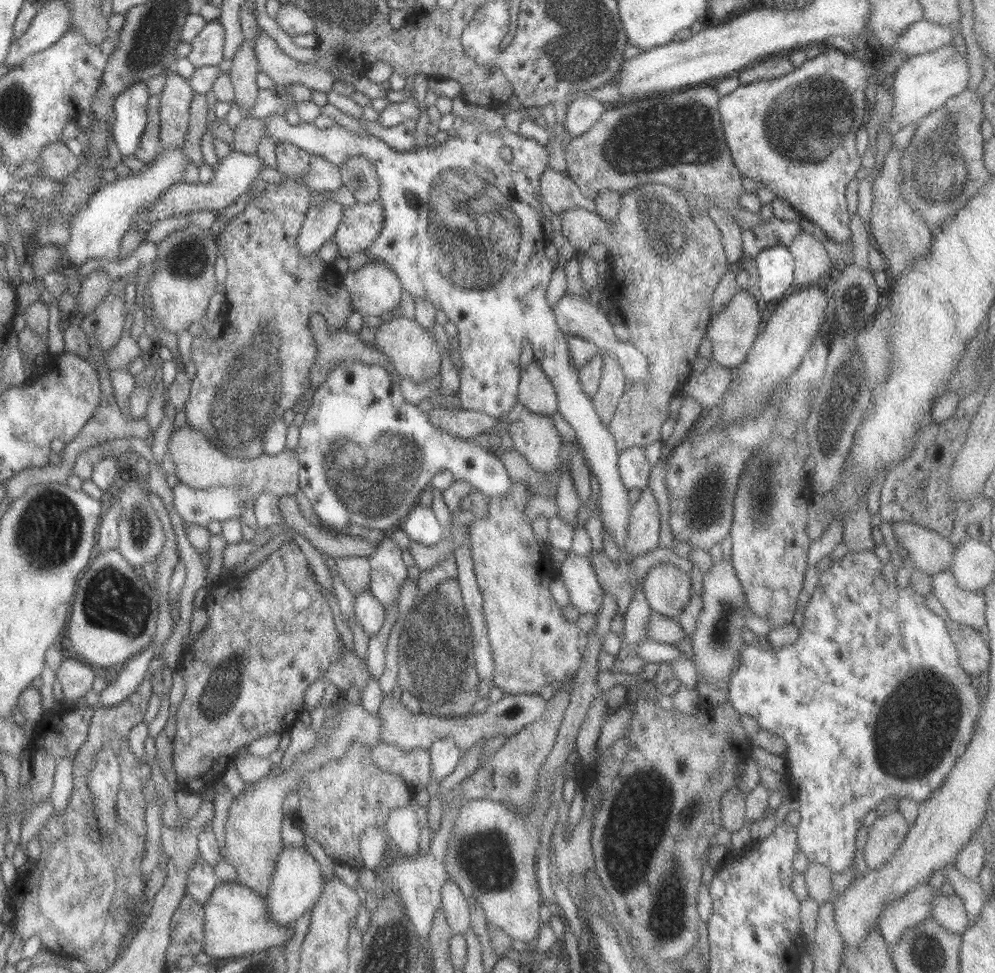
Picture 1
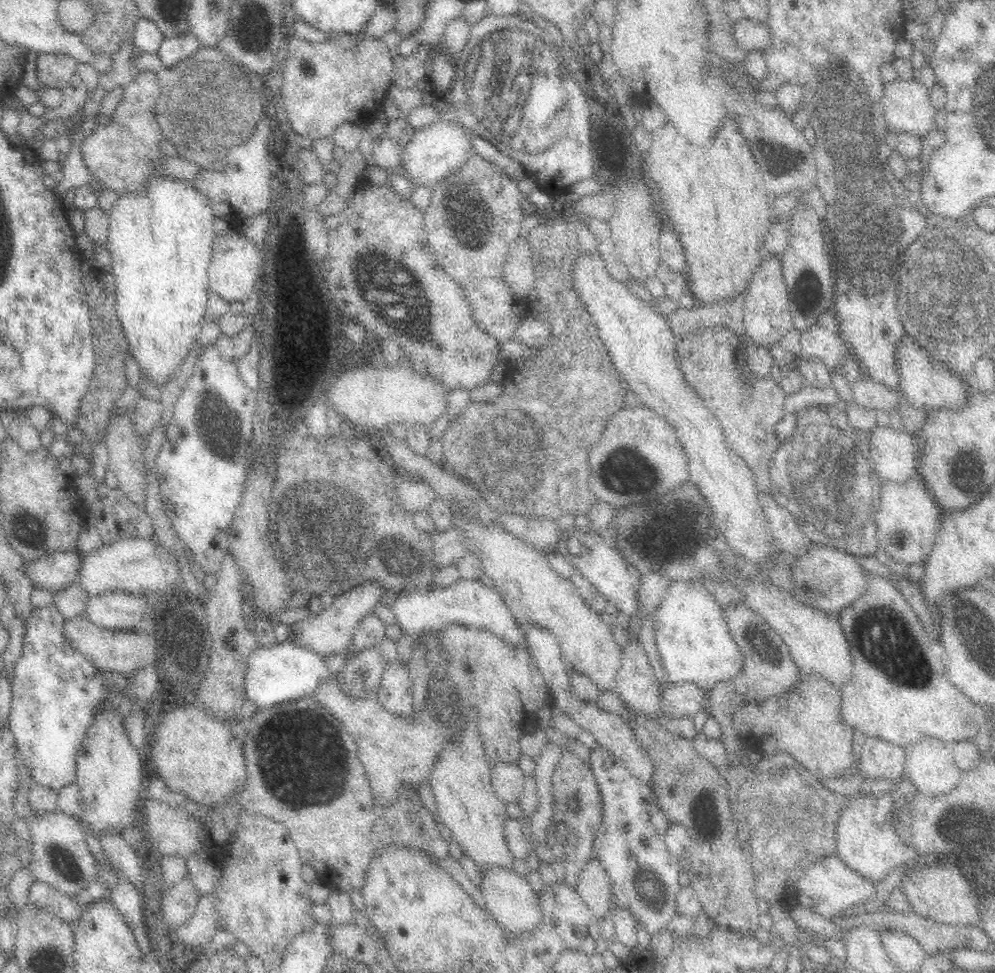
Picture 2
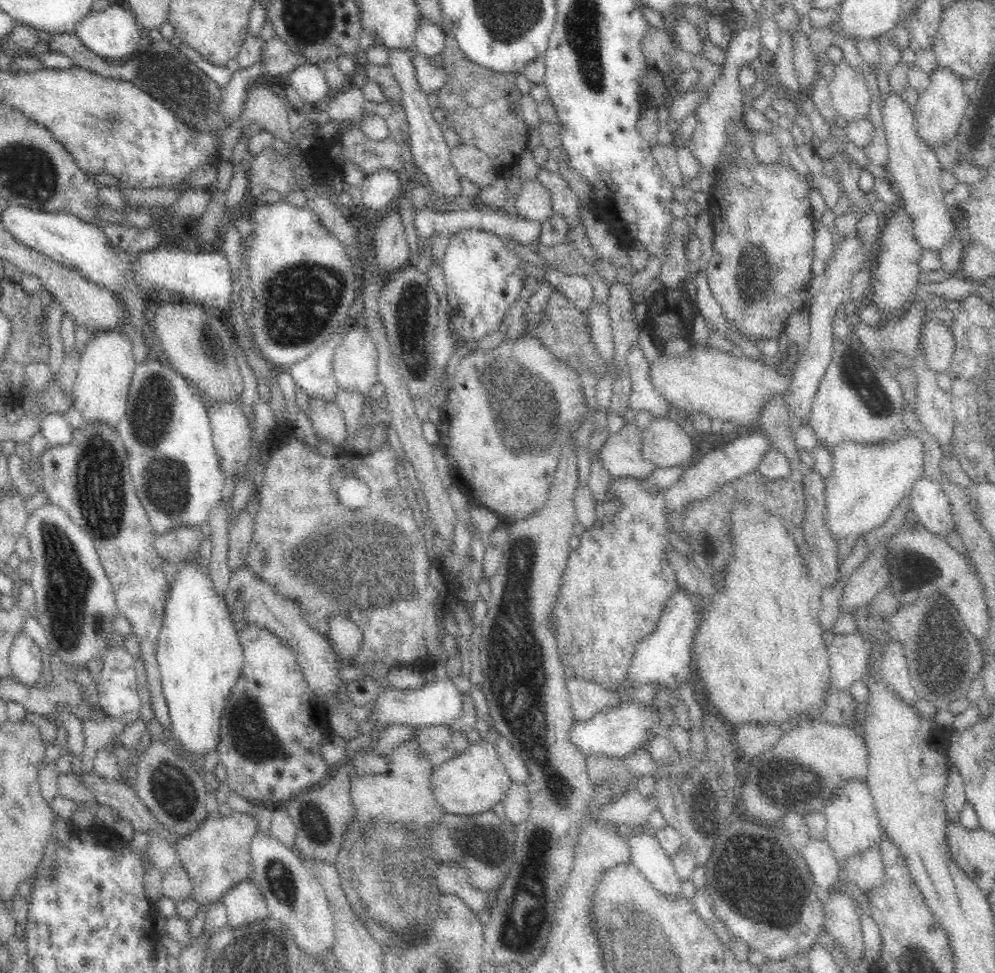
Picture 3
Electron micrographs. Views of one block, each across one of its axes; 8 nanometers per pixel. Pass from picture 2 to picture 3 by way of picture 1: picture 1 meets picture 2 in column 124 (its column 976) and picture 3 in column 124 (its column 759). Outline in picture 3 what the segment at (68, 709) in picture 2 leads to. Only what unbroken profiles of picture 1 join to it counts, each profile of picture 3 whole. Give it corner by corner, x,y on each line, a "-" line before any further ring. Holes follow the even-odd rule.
114,647
102,657
103,668
97,675
97,689
99,705
104,718
119,720
122,726
130,726
140,719
140,697
138,694
138,683
135,669
135,658
126,652
126,649

